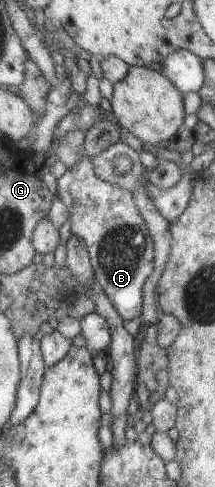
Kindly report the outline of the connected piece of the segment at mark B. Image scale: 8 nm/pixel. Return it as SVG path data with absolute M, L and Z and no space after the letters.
M85 153L71 169L66 169L56 179L56 186L58 197L68 206L70 233L73 233L77 239L81 239L81 243L87 249L96 284L103 290L105 297L109 299L109 303L122 320L129 321L137 318L141 315L143 283L153 271L154 243L145 221L137 211L132 193L97 179L91 167L90 157Z

